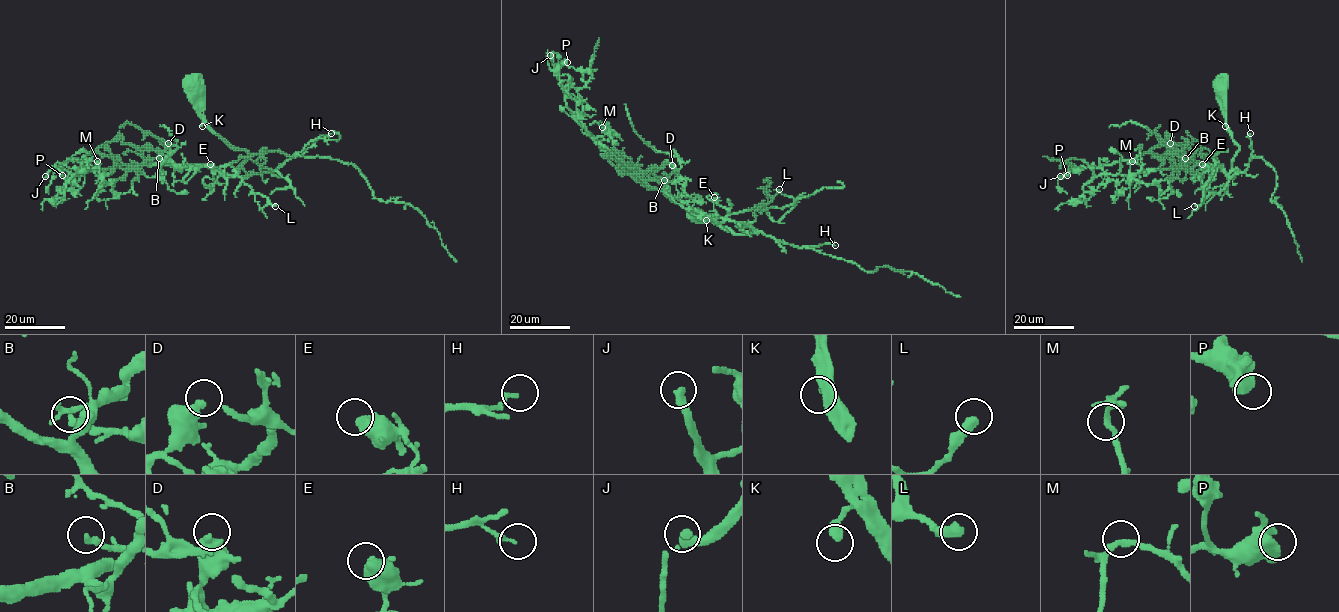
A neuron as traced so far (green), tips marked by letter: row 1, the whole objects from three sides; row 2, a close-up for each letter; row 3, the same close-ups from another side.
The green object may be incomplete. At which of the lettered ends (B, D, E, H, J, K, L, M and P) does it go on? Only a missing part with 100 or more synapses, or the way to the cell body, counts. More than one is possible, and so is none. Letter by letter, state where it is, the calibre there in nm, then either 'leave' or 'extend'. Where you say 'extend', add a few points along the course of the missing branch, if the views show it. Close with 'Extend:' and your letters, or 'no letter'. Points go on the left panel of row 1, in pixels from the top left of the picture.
B: place (159, 158); calibre 260 nm; leave
D: place (168, 143); calibre 480 nm; leave
E: place (210, 164); calibre 550 nm; leave
H: place (331, 133); calibre 110 nm; leave
J: place (45, 176); calibre 380 nm; extend
K: place (202, 126); calibre 360 nm; leave
L: place (275, 206); calibre 400 nm; leave
M: place (97, 161); calibre 180 nm; leave
P: place (62, 175); calibre 600 nm; leave
Extend: J

